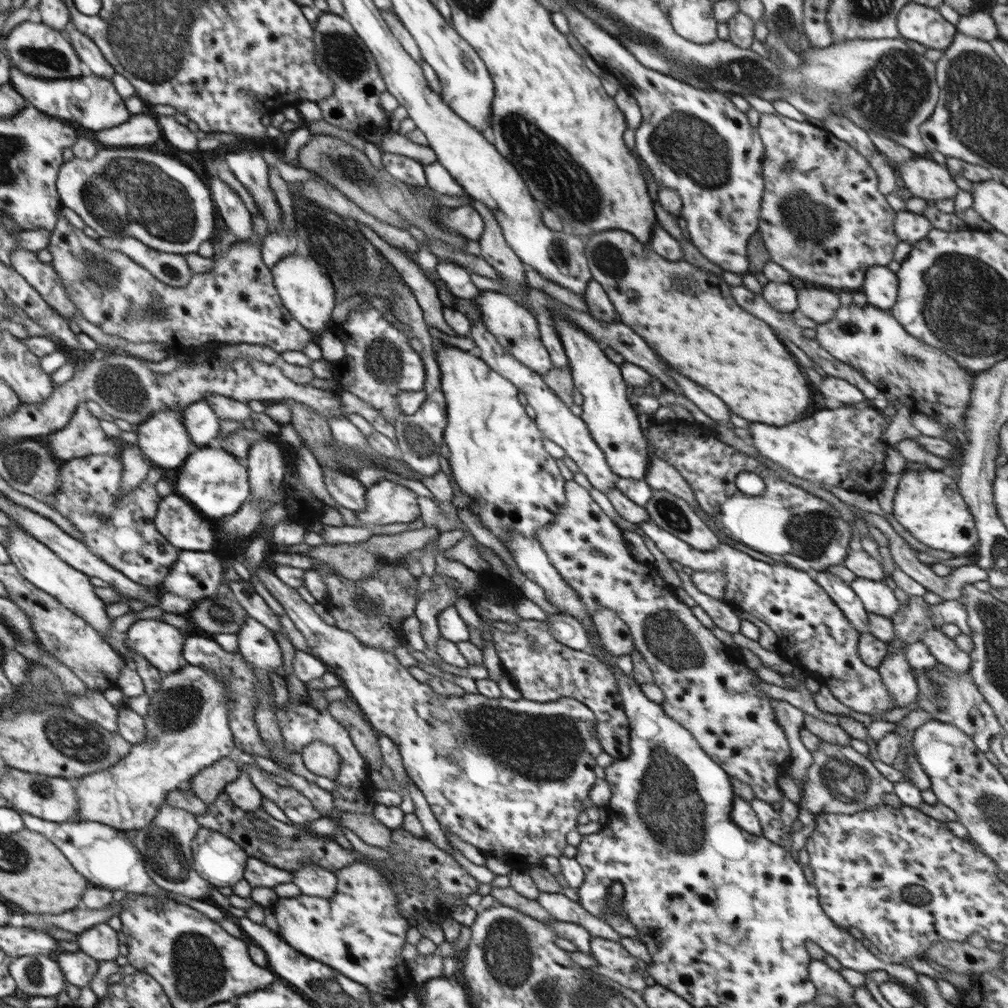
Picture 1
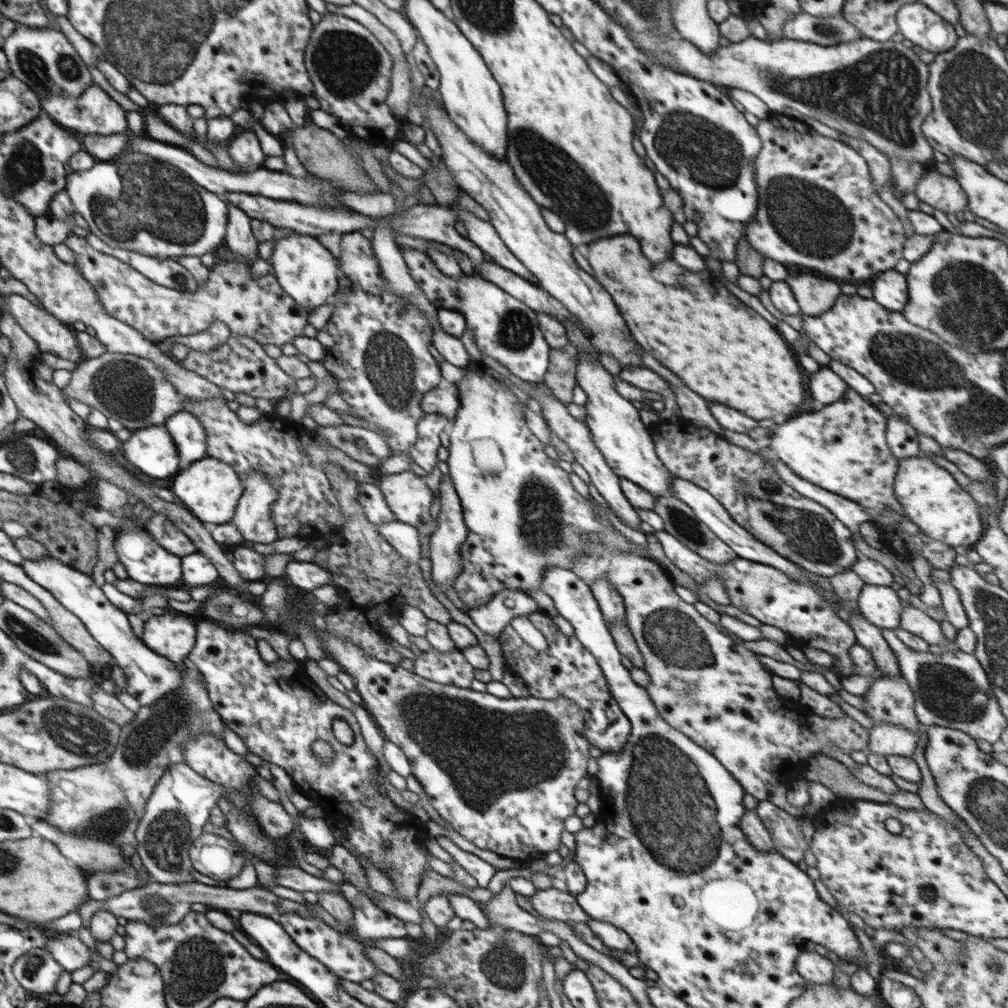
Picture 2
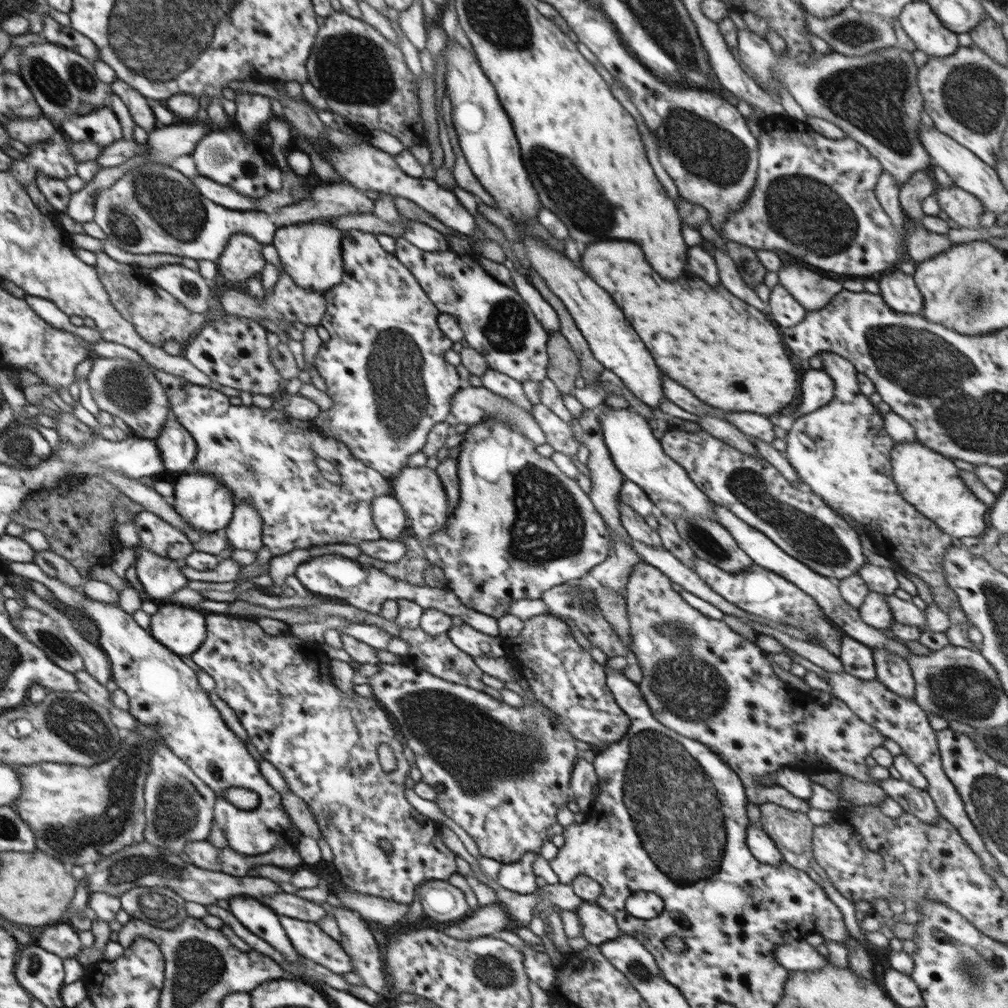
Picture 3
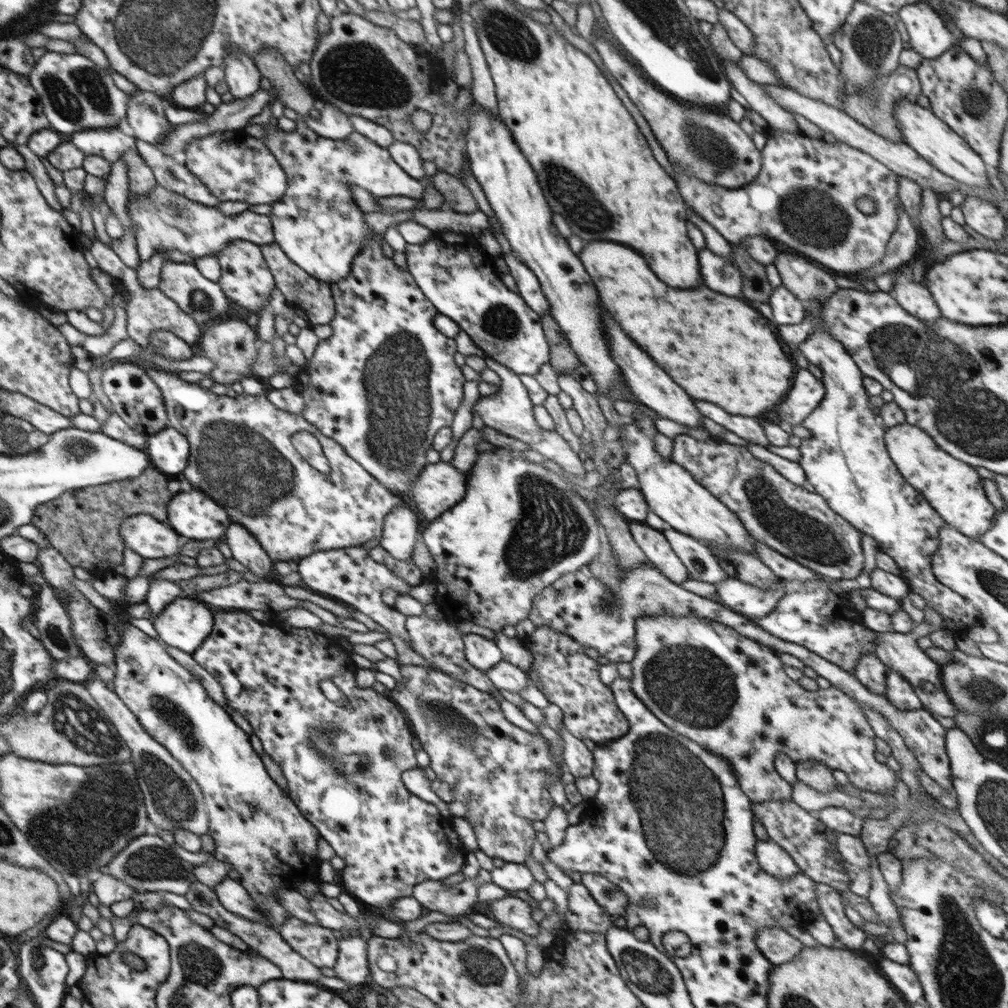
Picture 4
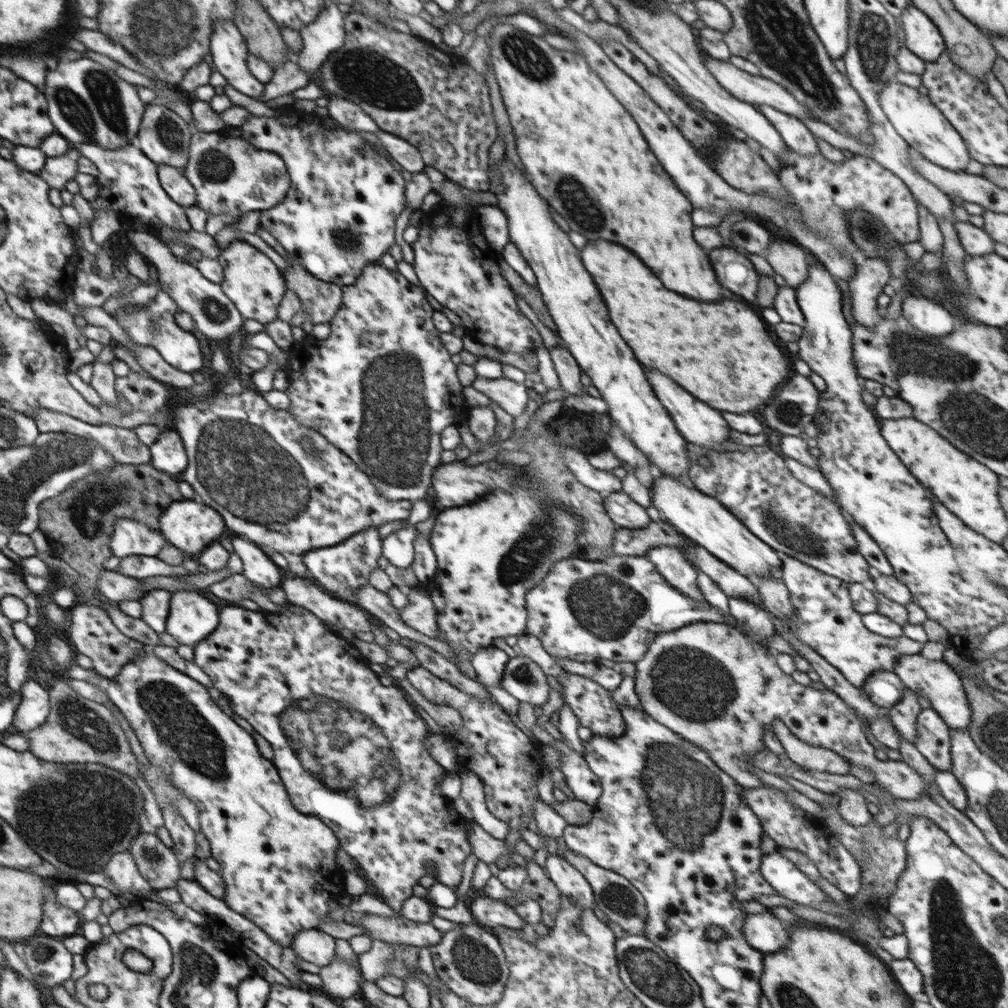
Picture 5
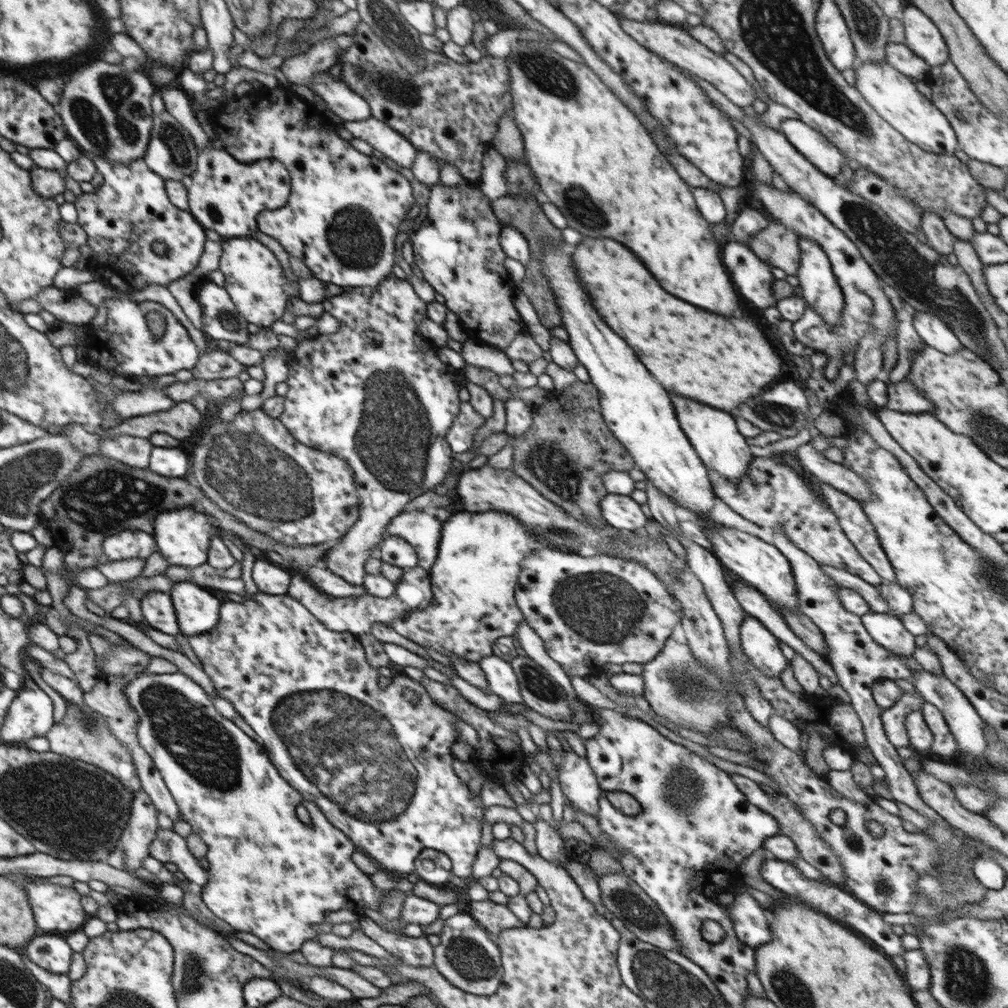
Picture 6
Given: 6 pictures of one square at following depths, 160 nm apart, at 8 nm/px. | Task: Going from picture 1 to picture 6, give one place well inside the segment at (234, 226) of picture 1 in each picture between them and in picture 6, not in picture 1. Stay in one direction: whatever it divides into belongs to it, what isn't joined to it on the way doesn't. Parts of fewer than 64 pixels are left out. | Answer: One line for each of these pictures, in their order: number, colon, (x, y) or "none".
2: (241, 241)
3: (242, 259)
4: (245, 278)
5: (252, 282)
6: (255, 280)

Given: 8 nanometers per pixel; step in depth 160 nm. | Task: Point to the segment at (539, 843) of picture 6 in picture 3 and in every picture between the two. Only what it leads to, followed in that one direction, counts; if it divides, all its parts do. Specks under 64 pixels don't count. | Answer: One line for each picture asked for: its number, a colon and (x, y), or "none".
3: (598, 926)
4: (584, 914)
5: (568, 880)

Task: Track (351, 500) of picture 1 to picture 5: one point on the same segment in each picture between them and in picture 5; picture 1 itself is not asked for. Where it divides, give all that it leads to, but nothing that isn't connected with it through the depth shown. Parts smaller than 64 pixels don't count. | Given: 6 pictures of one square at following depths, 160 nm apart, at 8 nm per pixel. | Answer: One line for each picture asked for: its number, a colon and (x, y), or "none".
2: (370, 497)
3: (390, 518)
4: (401, 529)
5: (398, 547)

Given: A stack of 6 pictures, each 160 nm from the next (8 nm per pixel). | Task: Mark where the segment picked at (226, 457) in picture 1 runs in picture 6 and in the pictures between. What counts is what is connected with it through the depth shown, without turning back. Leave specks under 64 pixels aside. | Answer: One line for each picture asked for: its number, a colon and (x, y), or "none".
2: (210, 489)
3: (203, 501)
4: (194, 515)
5: (190, 525)
6: (183, 536)

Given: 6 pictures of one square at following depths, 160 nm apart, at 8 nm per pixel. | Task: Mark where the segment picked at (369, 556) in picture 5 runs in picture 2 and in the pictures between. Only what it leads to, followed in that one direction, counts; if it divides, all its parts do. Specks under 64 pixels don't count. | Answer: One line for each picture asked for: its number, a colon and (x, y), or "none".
2: (305, 575)
3: (366, 587)
4: (351, 576)

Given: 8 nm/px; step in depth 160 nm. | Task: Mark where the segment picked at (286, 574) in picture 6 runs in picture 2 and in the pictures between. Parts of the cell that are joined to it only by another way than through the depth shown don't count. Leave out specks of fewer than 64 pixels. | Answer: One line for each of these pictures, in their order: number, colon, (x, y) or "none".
2: (252, 516)
3: (244, 531)
4: (245, 548)
5: (258, 568)

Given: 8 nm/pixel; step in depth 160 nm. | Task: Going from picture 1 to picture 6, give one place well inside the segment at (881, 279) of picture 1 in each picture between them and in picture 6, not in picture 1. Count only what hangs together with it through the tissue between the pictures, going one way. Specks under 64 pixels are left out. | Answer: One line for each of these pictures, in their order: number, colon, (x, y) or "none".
2: (890, 288)
3: (898, 290)
4: (916, 299)
5: (927, 316)
6: (936, 333)

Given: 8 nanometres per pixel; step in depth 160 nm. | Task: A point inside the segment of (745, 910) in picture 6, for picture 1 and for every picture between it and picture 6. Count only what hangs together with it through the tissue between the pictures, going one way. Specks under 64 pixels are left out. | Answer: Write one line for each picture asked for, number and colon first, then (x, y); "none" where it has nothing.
1: (827, 980)
2: (812, 966)
3: (798, 956)
4: (777, 945)
5: (763, 931)

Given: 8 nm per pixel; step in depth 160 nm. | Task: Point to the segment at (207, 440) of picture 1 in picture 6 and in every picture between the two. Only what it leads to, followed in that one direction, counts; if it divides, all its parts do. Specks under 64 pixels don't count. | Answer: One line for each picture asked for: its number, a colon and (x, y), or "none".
2: (190, 438)
3: (178, 450)
4: (169, 451)
5: (168, 454)
6: (173, 462)

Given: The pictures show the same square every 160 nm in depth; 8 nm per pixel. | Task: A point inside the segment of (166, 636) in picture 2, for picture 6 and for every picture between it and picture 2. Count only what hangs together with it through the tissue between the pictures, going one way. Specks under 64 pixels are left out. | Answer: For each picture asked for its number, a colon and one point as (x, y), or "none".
3: (182, 629)
4: (185, 623)
5: (192, 617)
6: (197, 609)

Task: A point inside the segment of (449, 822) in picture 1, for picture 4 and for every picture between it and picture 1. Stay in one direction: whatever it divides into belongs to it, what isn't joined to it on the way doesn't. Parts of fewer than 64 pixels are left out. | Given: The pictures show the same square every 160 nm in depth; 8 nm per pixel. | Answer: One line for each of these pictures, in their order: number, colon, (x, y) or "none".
2: (501, 771)
3: (502, 773)
4: (500, 772)

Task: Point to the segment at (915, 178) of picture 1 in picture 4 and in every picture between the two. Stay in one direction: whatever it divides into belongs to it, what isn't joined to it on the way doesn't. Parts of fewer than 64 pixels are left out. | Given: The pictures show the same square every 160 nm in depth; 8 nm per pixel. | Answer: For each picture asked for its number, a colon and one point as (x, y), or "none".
2: (943, 192)
3: (964, 208)
4: (983, 216)

